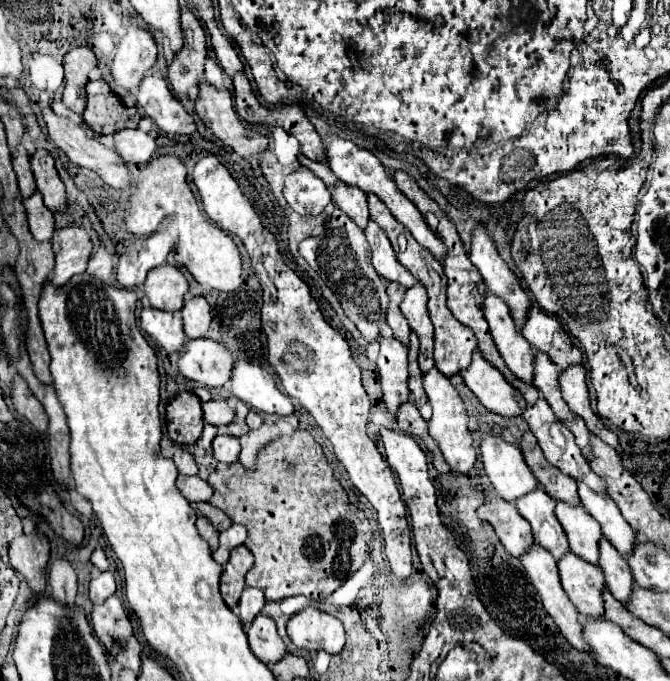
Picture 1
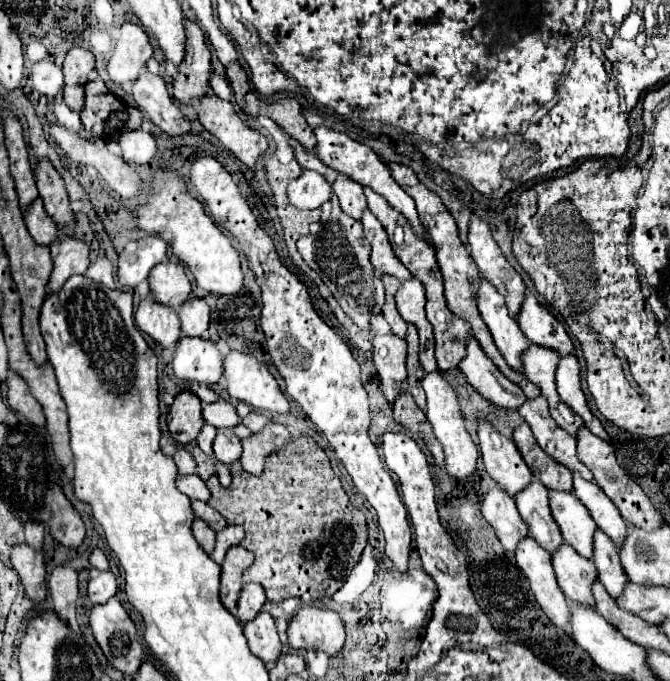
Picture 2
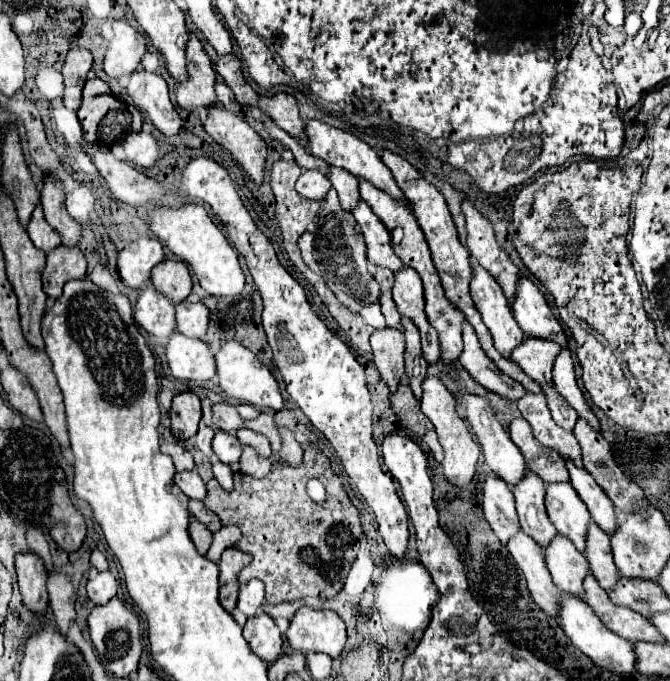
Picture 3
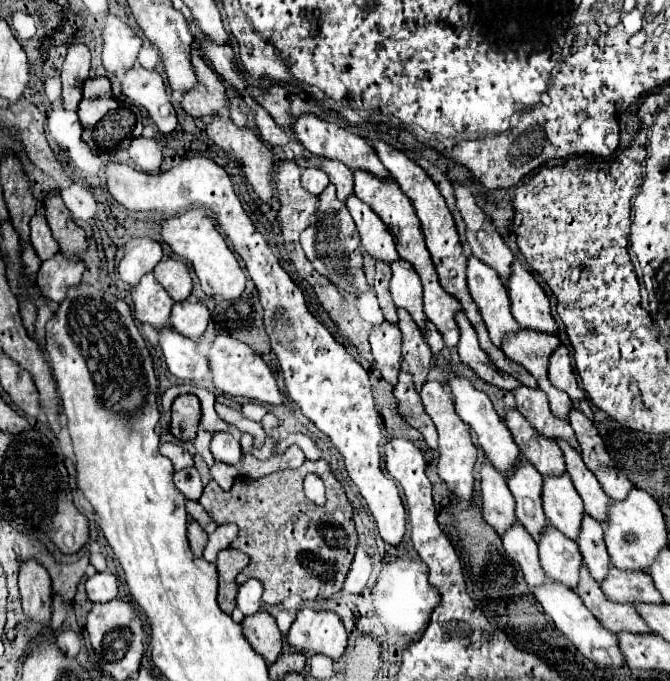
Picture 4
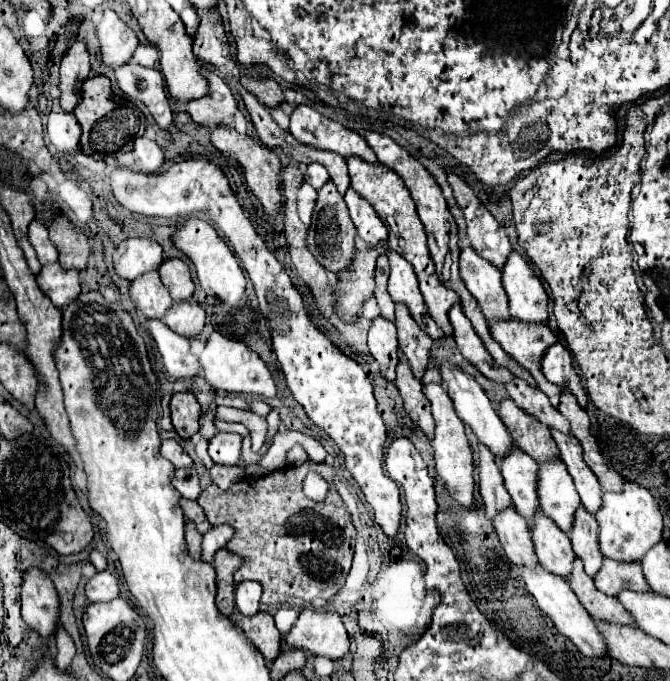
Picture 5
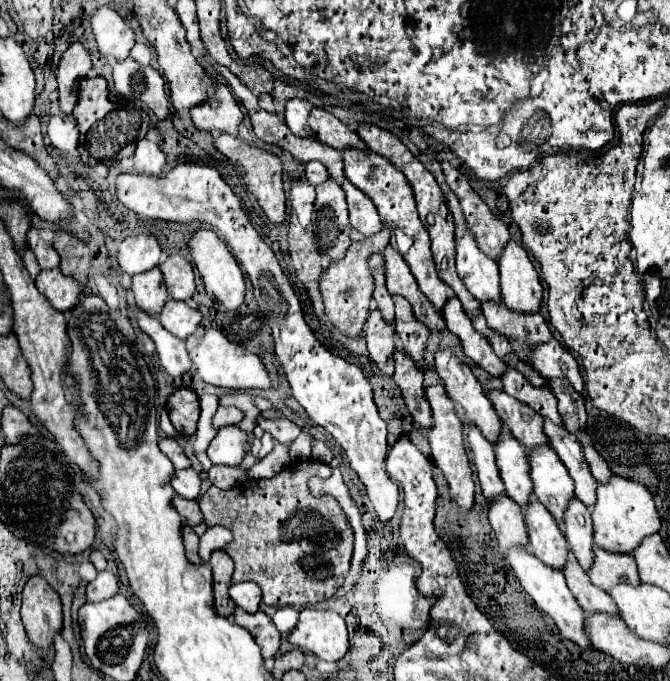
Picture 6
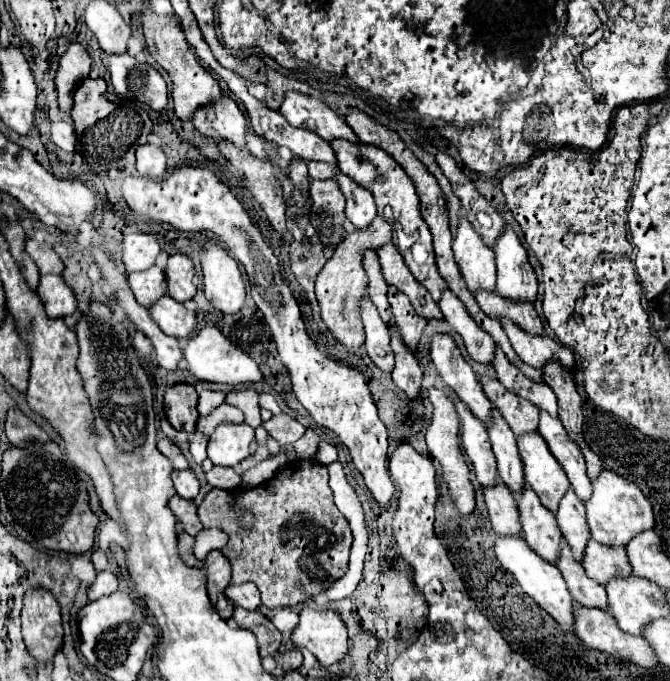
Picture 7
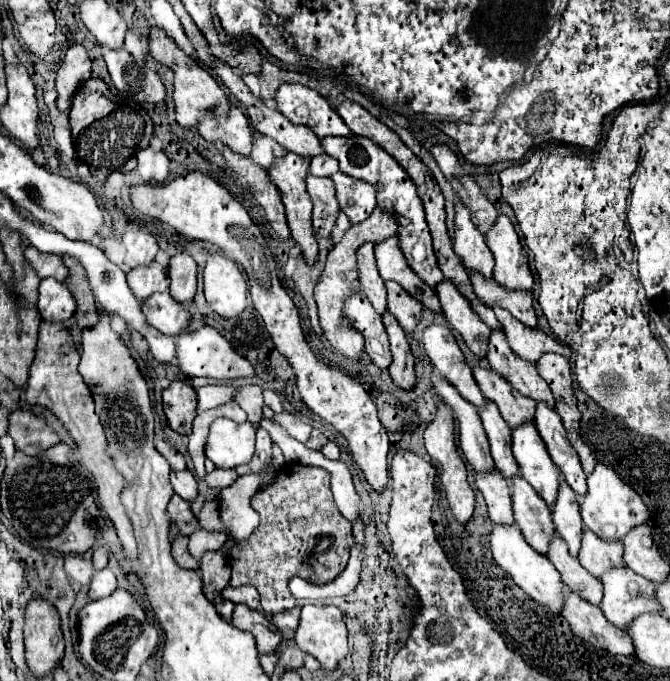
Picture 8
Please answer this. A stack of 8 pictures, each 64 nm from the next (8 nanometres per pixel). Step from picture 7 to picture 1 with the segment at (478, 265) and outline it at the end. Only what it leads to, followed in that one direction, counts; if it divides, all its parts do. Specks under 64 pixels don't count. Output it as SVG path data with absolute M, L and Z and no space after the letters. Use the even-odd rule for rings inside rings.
M492 294L486 296L484 306L486 306L484 316L486 316L486 322L490 324L490 334L498 346L498 352L502 354L506 366L514 372L516 378L520 378L526 384L532 384L536 356L534 356L530 344L524 340L524 336L512 324L508 306Z

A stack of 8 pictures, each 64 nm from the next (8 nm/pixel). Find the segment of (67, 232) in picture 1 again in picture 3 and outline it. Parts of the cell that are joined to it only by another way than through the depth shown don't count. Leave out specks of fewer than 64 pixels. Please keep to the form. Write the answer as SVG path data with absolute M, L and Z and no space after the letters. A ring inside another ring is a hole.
M56 246L48 252L48 262L44 270L44 292L50 298L62 294L62 286L70 278L86 276L86 258L78 246Z

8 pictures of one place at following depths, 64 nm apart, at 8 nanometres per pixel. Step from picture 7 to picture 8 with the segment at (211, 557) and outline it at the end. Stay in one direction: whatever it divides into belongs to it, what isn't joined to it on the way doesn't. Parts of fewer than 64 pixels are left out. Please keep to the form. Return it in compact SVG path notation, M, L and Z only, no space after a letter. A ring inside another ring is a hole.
M206 552L202 556L202 564L200 564L198 572L204 580L204 596L214 604L218 614L226 622L230 622L234 604L222 598L222 590L230 582L230 568L228 568L226 556L222 556L220 552Z

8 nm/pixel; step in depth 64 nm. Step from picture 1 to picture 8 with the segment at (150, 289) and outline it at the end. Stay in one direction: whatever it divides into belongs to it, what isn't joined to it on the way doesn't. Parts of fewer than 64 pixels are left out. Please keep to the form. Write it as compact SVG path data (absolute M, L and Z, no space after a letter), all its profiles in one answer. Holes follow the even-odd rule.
M176 254L168 264L170 276L170 296L184 304L196 294L196 262L188 254Z

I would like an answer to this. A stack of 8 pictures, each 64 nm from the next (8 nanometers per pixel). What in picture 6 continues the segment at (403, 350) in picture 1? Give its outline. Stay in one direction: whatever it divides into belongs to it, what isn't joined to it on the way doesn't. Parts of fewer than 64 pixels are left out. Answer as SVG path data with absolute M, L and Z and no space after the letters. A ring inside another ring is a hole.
M378 310L370 312L366 326L366 342L372 362L380 368L382 374L392 376L394 372L394 326L386 324Z

